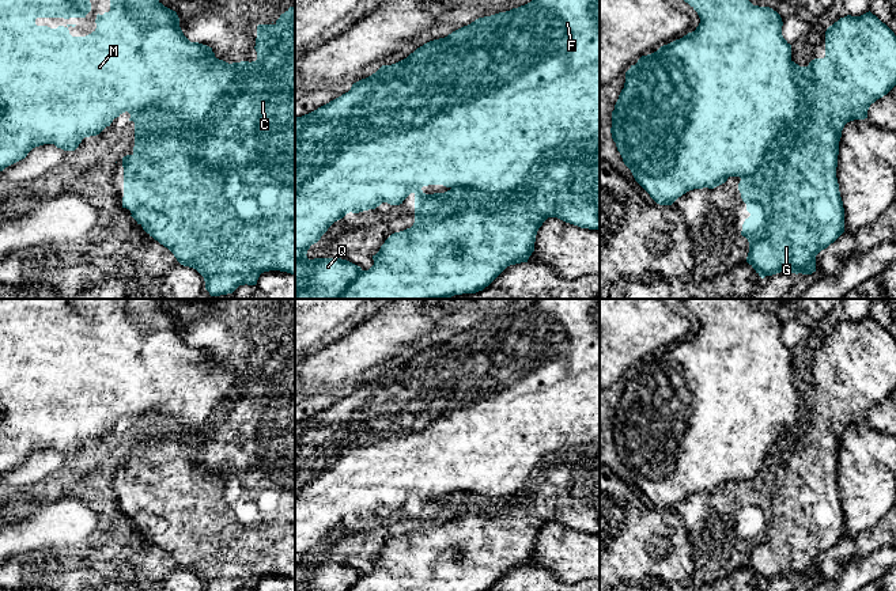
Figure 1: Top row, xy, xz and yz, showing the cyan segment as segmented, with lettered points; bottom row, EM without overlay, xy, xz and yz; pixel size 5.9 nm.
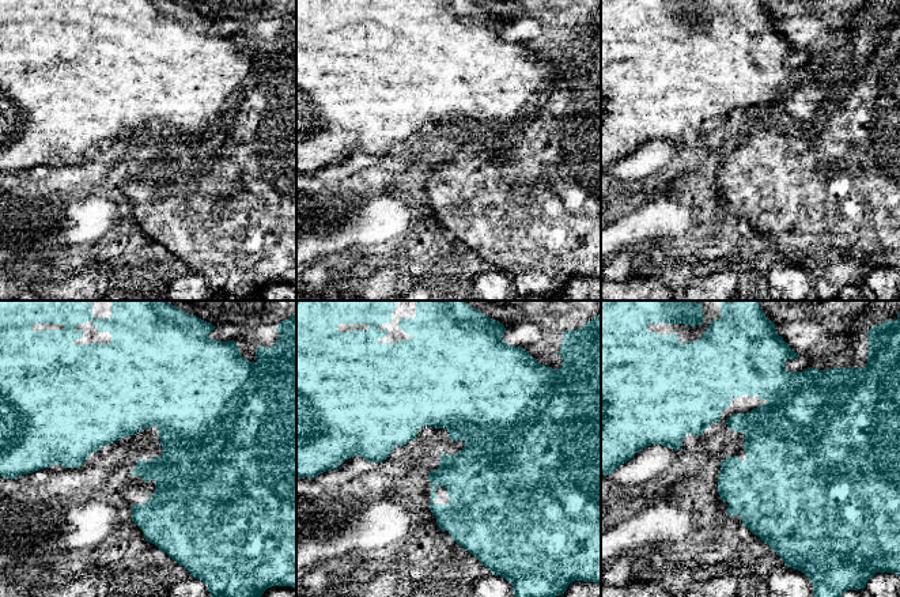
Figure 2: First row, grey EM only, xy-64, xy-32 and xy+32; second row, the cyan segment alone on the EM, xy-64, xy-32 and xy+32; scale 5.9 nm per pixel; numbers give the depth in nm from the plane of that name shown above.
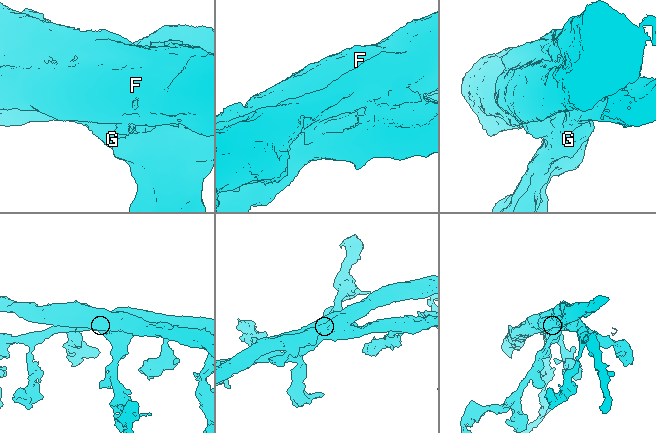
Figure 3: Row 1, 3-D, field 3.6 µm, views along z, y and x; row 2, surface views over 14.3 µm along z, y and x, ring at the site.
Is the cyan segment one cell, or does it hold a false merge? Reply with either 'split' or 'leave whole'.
split

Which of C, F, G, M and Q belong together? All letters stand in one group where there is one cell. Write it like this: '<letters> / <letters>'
C G / F M Q

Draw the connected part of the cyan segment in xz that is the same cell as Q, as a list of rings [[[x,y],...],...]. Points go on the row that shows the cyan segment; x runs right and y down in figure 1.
[[[532,0],[530,3],[513,8],[506,12],[499,12],[491,16],[479,18],[468,26],[464,26],[445,38],[434,39],[417,48],[407,58],[392,64],[382,65],[371,76],[362,79],[352,84],[351,90],[341,96],[330,101],[329,103],[318,107],[317,110],[295,117],[295,299],[339,299],[341,293],[349,287],[352,280],[363,270],[360,266],[341,258],[307,258],[307,250],[311,245],[317,243],[328,228],[337,220],[343,219],[347,213],[359,213],[368,209],[375,209],[382,202],[390,205],[400,205],[417,187],[428,185],[443,185],[446,187],[473,187],[479,179],[488,182],[502,182],[509,186],[513,182],[513,171],[519,166],[529,167],[530,163],[540,163],[542,158],[568,158],[570,143],[572,140],[583,140],[600,132],[600,0]]]

